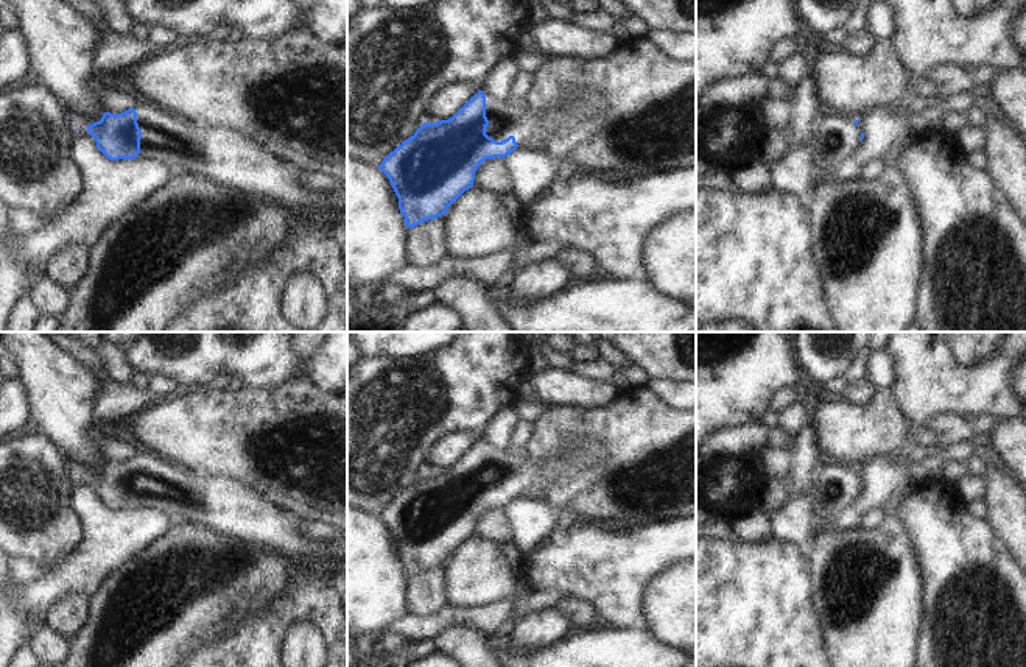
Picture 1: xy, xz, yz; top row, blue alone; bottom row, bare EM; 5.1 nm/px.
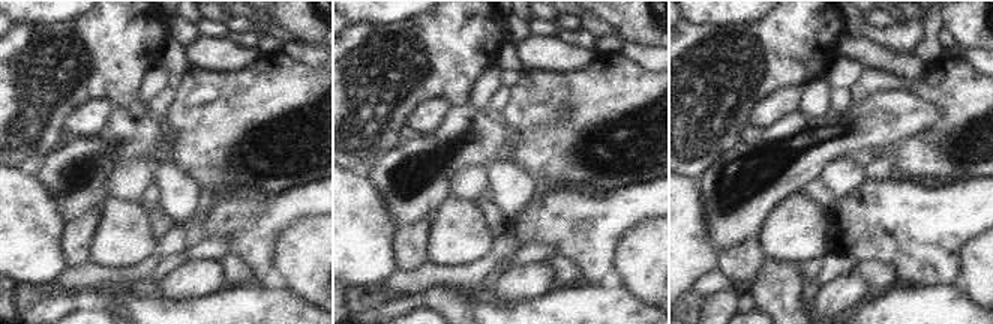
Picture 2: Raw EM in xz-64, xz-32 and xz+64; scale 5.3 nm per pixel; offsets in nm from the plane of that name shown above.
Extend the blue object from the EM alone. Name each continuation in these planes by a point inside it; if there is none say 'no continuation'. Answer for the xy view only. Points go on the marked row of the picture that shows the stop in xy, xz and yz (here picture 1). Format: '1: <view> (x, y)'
no continuation

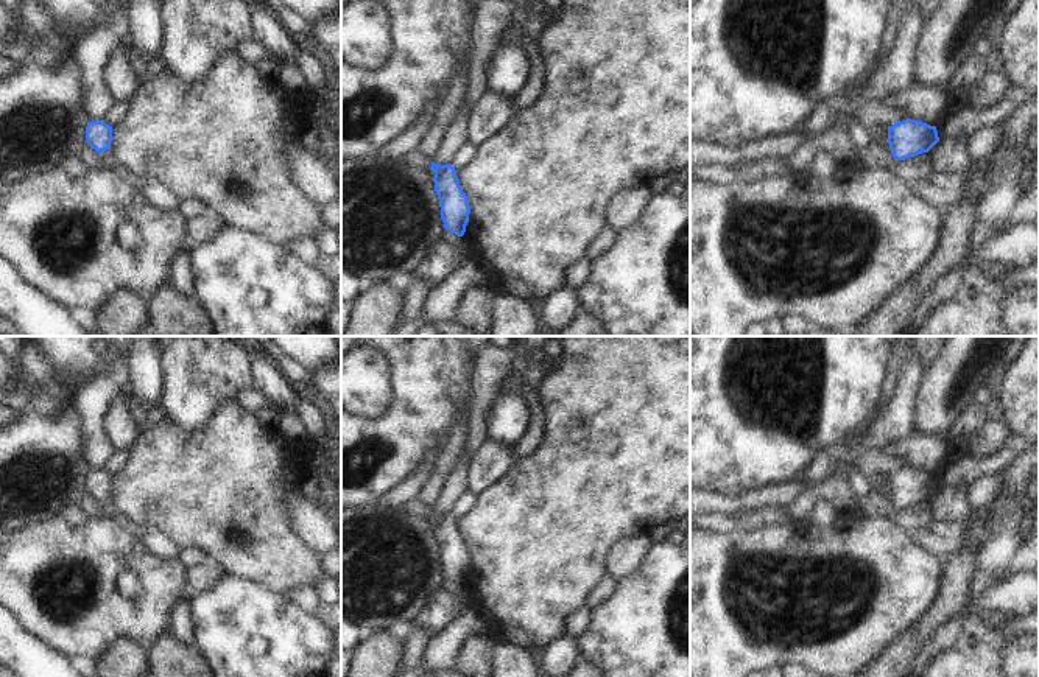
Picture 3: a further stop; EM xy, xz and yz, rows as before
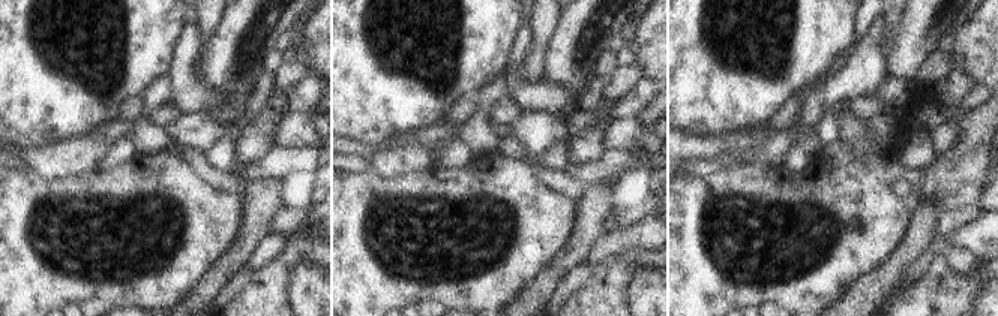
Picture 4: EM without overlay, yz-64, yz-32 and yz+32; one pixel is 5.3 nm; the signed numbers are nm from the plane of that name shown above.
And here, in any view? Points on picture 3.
1: xz (447, 237)

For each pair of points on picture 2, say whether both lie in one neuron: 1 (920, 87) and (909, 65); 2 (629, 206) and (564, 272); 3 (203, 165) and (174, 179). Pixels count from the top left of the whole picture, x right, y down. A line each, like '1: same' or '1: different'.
1: different
2: different
3: different

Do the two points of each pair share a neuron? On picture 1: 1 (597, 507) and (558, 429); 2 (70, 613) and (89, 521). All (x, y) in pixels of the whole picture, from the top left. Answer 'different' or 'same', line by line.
1: same
2: different

